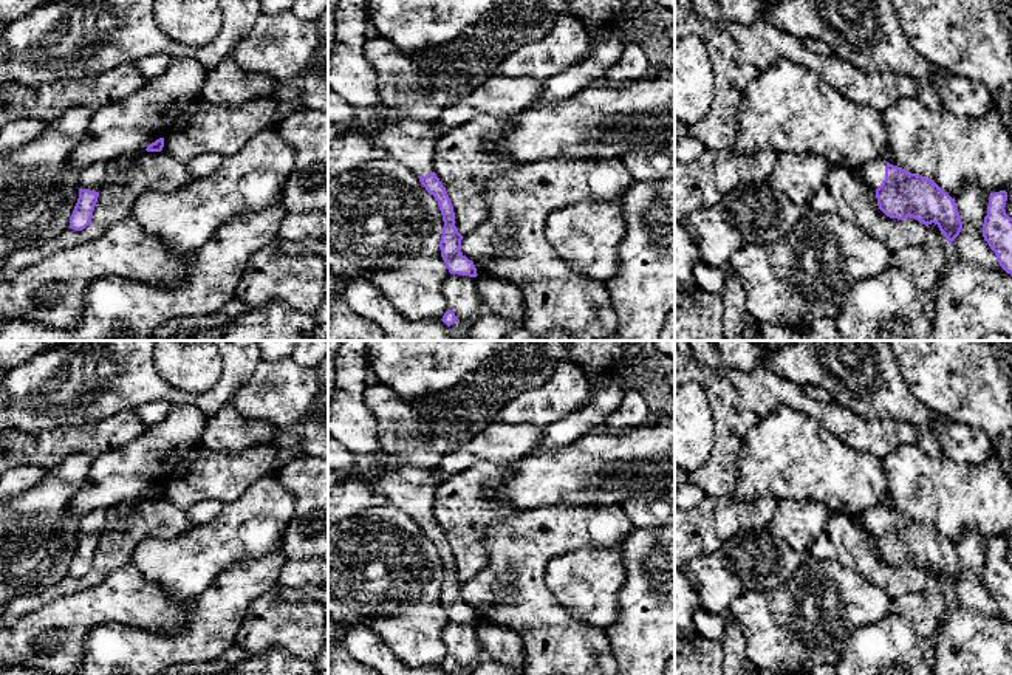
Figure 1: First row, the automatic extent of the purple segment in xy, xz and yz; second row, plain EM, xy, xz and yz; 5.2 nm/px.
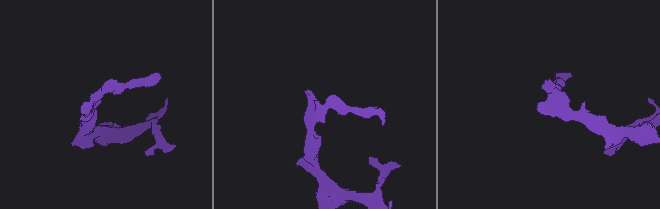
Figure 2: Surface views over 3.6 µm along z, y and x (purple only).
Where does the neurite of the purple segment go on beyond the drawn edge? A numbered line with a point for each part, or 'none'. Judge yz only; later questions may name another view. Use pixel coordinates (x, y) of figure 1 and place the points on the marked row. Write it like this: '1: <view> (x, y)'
1: yz (873, 174)

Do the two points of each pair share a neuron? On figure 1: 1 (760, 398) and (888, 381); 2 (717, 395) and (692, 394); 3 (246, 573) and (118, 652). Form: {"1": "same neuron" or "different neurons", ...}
{"1": "different neurons", "2": "different neurons", "3": "same neuron"}

